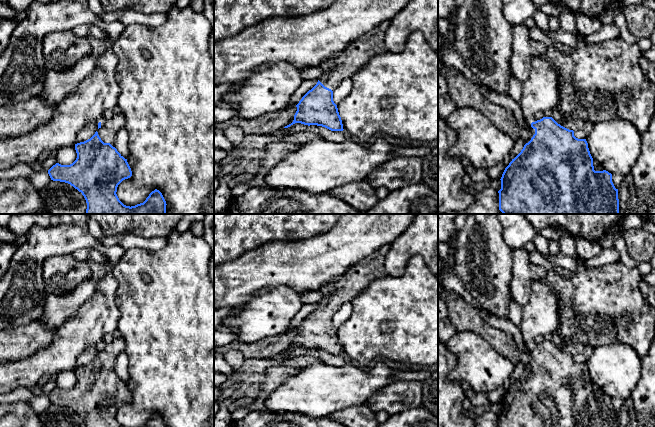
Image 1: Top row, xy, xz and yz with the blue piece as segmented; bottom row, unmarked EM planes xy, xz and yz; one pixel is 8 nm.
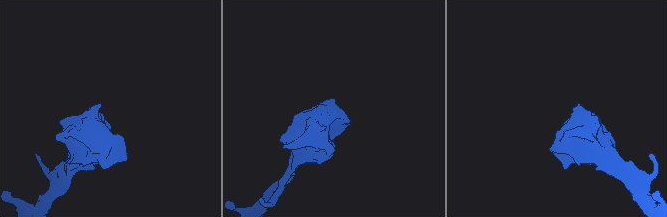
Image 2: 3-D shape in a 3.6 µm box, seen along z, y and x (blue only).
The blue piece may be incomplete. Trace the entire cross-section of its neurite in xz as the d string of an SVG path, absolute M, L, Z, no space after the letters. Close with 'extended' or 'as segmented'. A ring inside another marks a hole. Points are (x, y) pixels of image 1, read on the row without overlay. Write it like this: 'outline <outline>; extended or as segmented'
outline M387 244L374 253L370 254L368 257L362 259L358 264L349 267L341 276L339 276L335 281L328 283L321 287L320 292L322 293L322 299L318 304L317 308L309 314L296 329L297 335L294 339L294 344L291 348L285 350L288 352L295 347L301 347L304 349L317 349L325 351L331 355L343 355L343 348L341 341L338 336L337 329L333 325L333 315L346 303L351 303L352 300L374 279L383 277L387 275L385 270L385 258L386 254L390 249L391 244Z; extended

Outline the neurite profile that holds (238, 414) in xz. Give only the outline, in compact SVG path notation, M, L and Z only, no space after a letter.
M240 408L236 409L232 414L231 414L231 419L232 421L237 421L243 419L249 411L245 408Z

